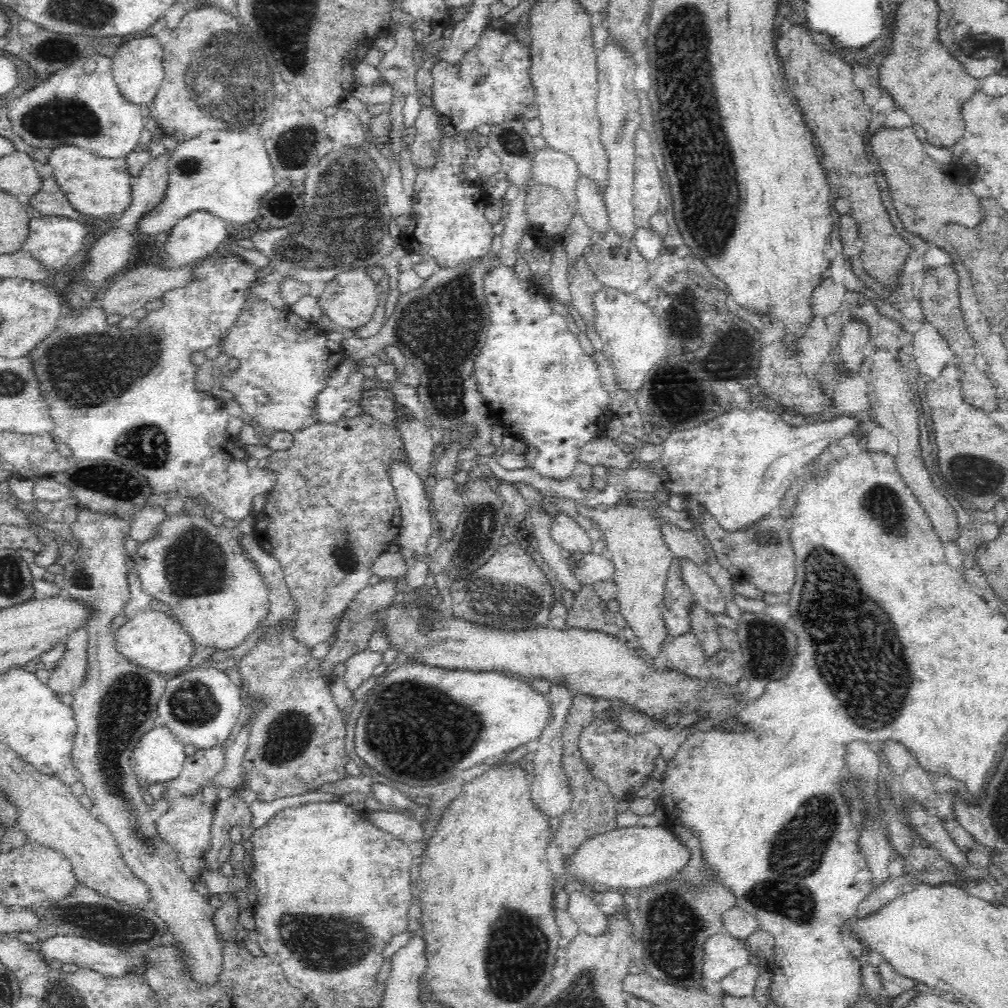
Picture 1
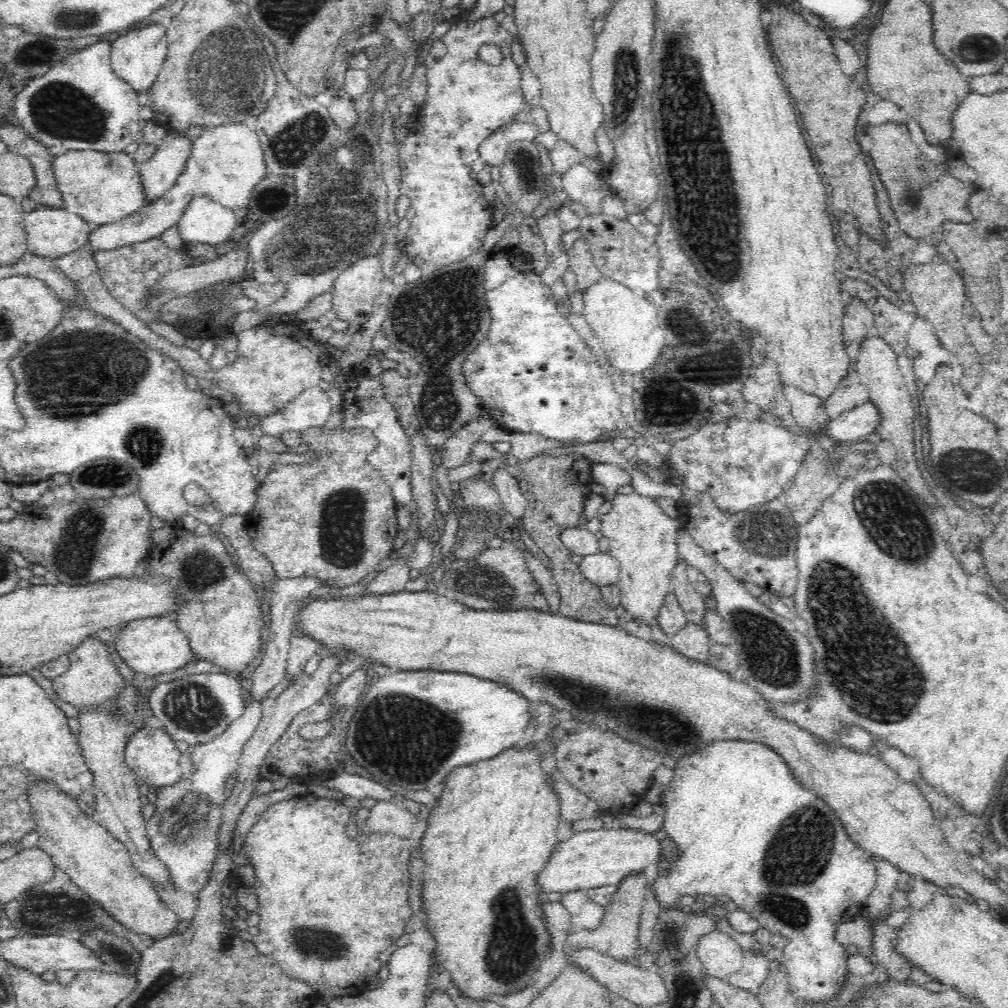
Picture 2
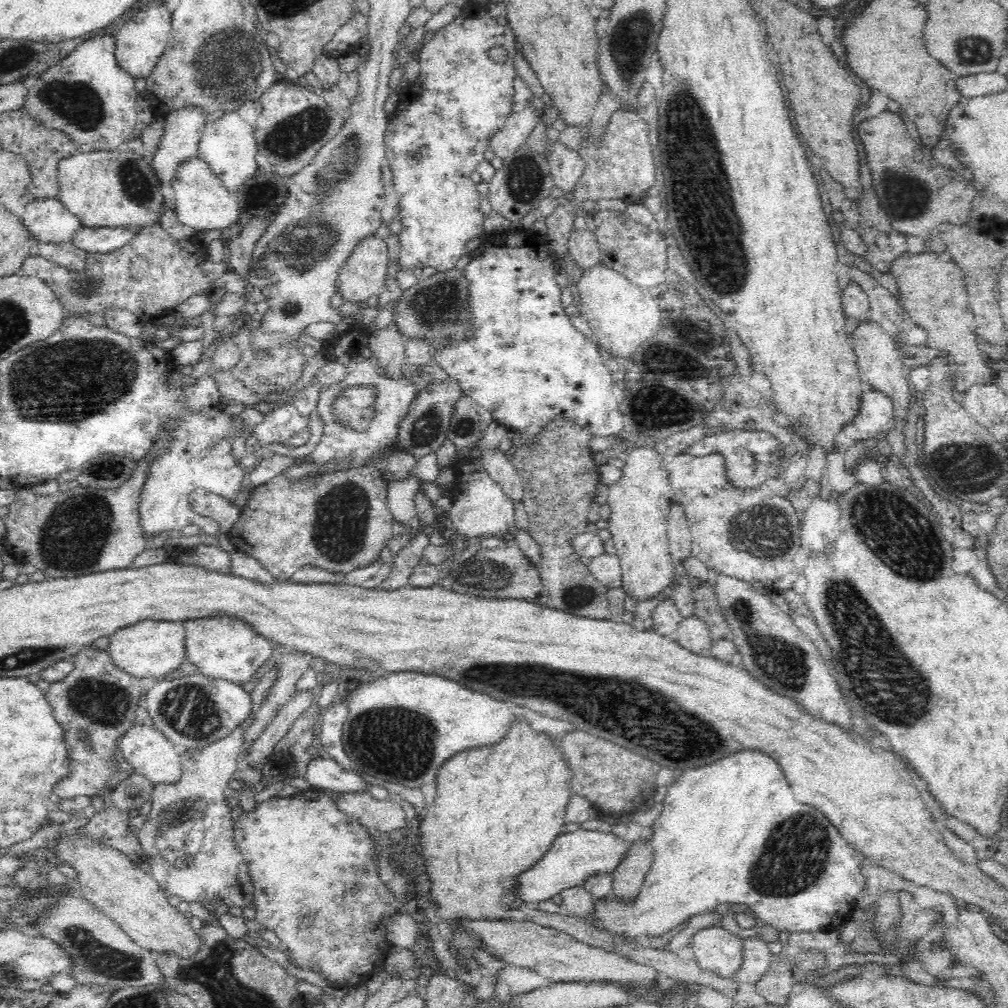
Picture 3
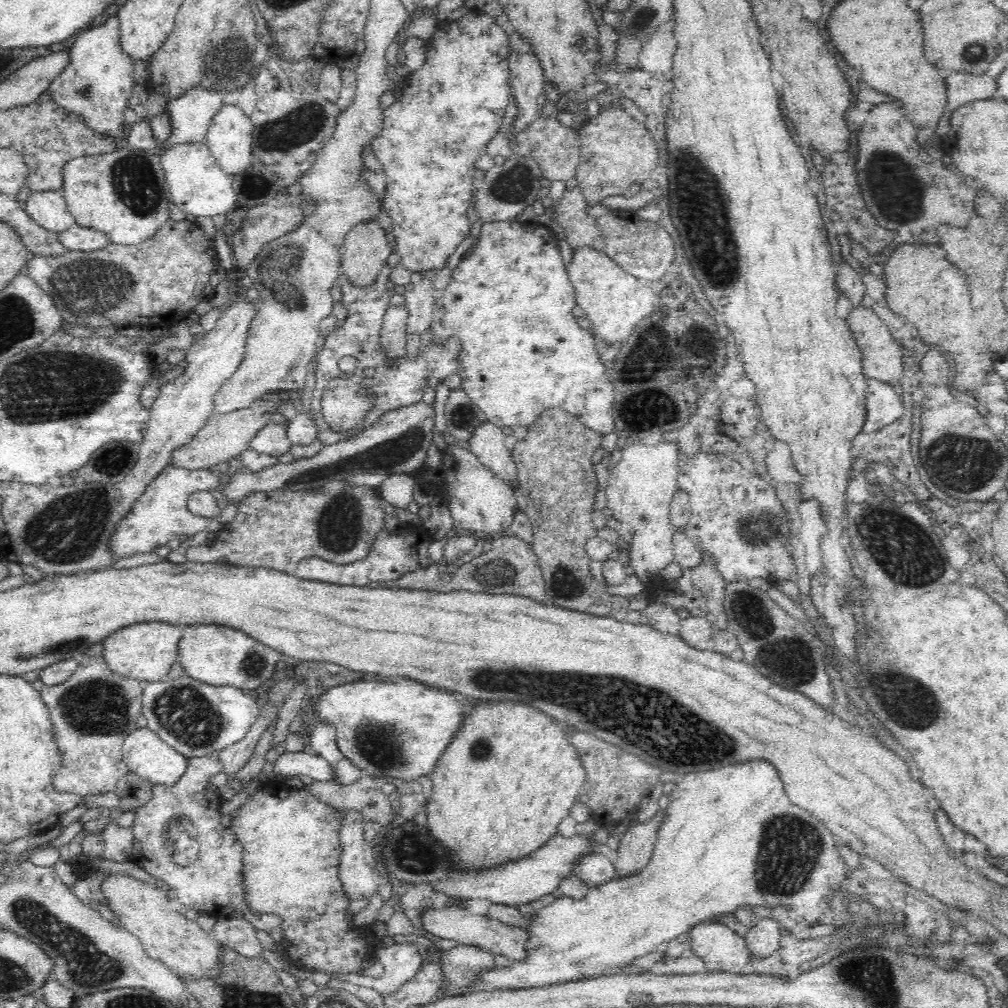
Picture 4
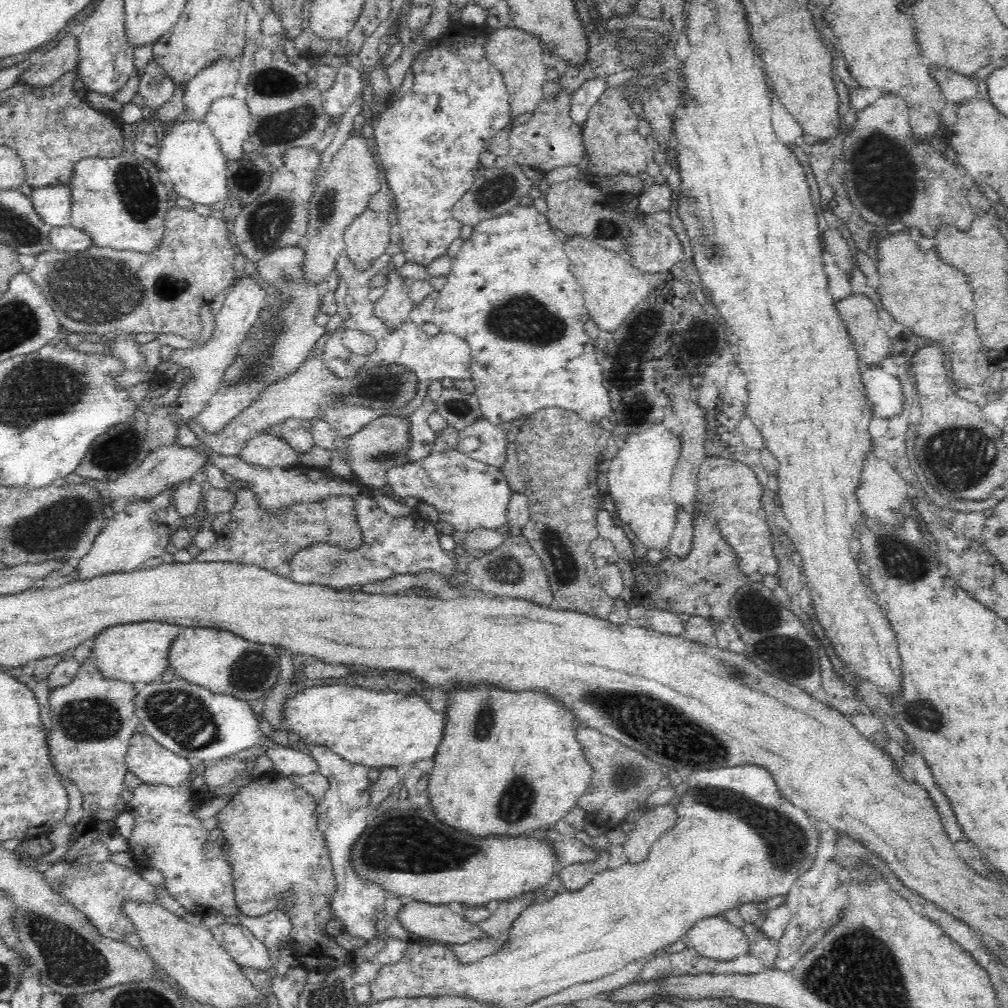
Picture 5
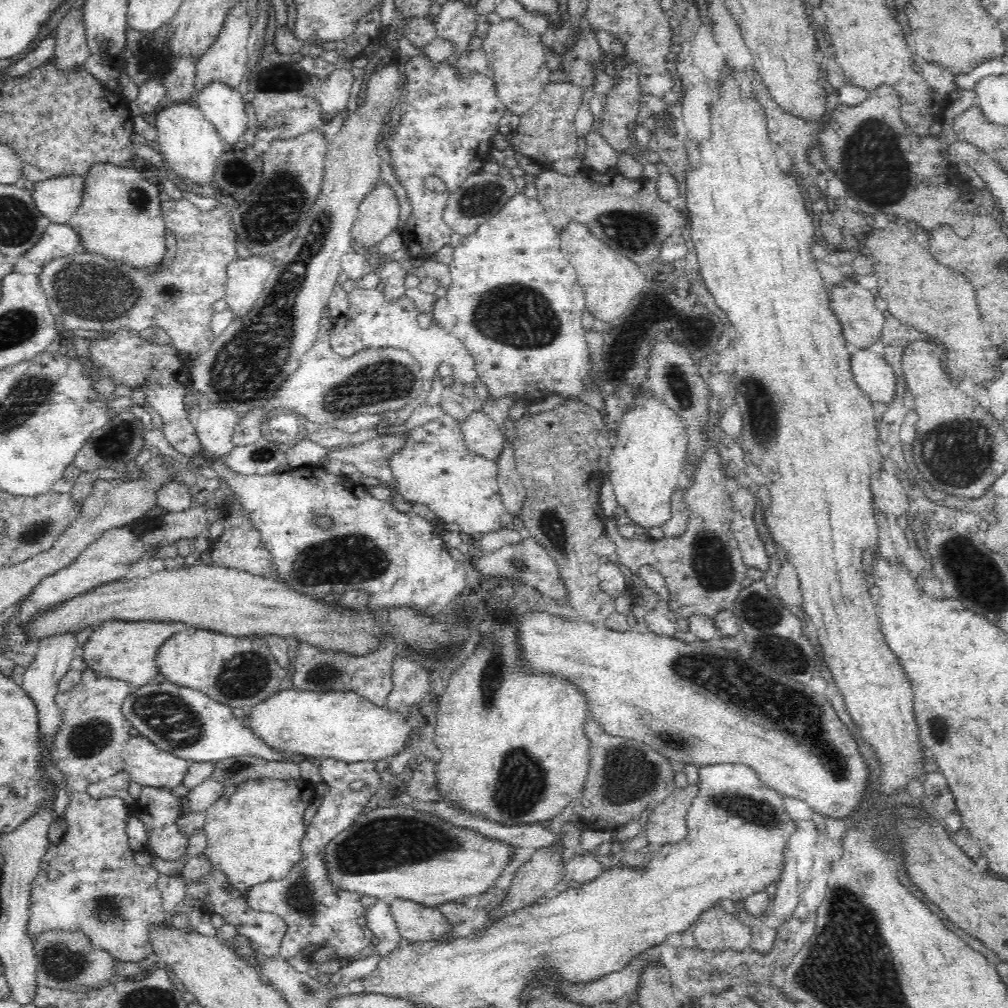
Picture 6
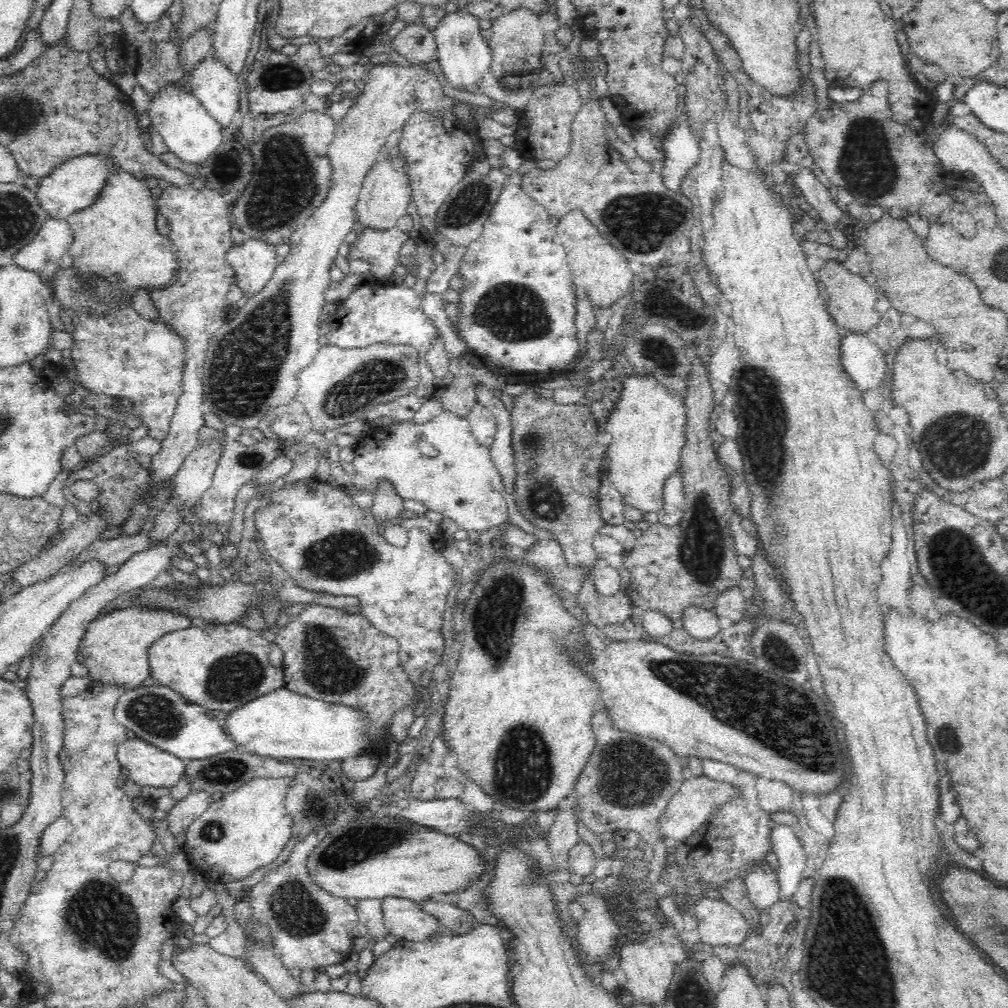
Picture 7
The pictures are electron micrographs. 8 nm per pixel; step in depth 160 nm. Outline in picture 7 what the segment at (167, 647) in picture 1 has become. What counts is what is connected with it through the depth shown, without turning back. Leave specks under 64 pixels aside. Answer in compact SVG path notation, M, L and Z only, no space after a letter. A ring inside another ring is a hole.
M136 607L110 610L94 618L88 625L78 648L77 661L88 668L92 679L103 680L132 690L142 686L142 682L152 676L148 658L149 647L158 638L190 626L192 626L190 618L175 615L173 612L142 611Z

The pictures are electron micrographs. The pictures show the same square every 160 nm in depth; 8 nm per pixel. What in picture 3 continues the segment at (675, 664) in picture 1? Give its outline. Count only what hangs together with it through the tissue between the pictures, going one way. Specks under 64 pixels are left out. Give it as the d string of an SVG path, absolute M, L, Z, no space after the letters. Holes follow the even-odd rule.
M694 615L683 618L678 630L667 636L694 654L711 656L714 640L711 638L709 626L701 618Z

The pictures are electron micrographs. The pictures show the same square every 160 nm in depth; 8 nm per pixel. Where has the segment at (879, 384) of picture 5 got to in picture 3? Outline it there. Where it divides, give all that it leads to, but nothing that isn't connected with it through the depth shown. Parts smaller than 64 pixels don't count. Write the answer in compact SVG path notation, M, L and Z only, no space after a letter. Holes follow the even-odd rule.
M872 389L861 395L856 414L843 424L840 432L842 436L859 442L874 439L882 432L882 427L893 420L893 416L891 400Z

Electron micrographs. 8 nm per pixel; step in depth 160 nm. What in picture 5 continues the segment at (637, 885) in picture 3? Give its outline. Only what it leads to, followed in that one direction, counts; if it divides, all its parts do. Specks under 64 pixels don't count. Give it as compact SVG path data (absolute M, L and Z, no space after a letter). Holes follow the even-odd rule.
M668 804L651 807L651 812L641 816L634 823L632 830L626 834L627 839L623 845L626 862L629 864L642 862L656 840L673 827L676 820L675 806Z

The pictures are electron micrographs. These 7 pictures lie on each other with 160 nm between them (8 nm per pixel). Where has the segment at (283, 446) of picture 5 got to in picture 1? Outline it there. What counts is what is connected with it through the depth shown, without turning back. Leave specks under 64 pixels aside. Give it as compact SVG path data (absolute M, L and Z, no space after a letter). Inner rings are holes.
M359 370L340 388L324 388L318 394L318 420L322 422L340 420L348 408L360 405L367 387L369 387L369 381L362 374L362 370Z

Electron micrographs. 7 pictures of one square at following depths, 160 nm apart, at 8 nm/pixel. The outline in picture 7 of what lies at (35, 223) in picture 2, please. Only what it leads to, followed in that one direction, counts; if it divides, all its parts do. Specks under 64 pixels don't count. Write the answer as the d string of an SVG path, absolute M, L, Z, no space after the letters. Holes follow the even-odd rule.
M82 155L57 166L52 174L37 181L33 188L44 213L52 218L64 220L96 200L110 172L111 163L106 156Z

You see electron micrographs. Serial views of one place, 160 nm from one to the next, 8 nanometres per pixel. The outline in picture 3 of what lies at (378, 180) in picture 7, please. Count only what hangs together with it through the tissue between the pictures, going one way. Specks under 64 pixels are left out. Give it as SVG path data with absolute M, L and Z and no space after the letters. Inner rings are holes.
M383 234L366 238L341 268L337 290L342 299L362 304L385 290L388 249Z

